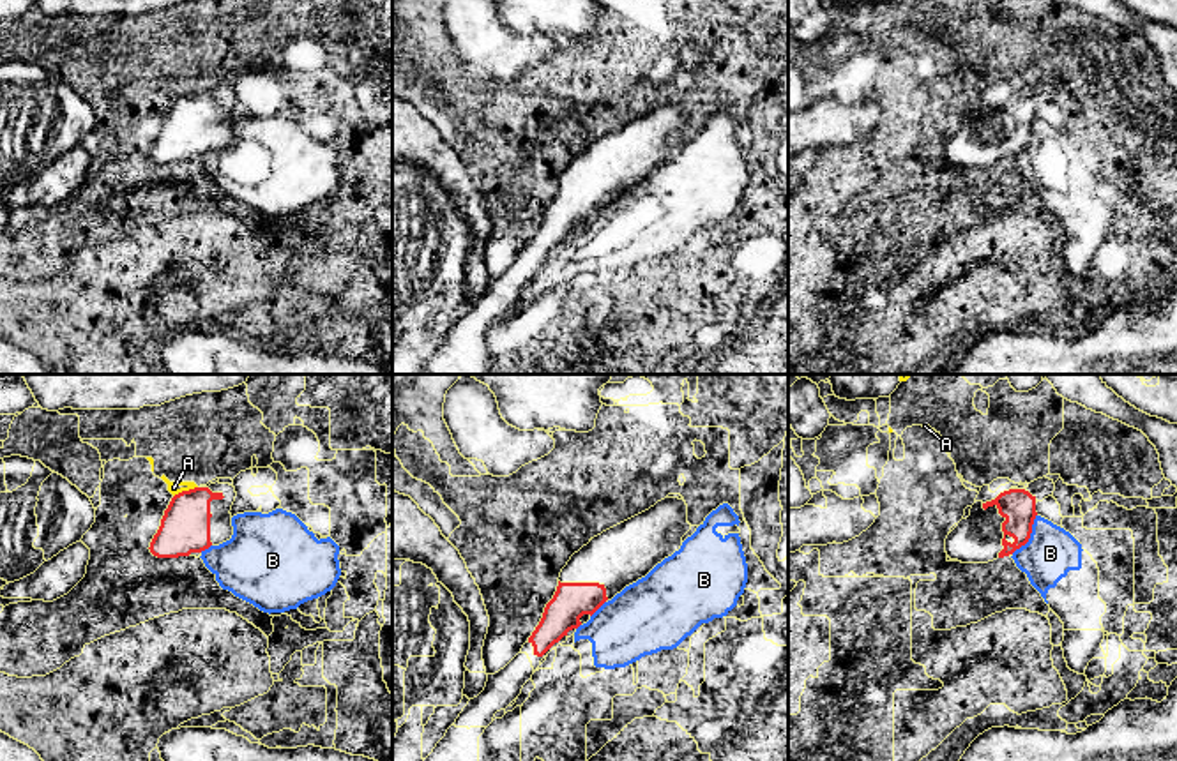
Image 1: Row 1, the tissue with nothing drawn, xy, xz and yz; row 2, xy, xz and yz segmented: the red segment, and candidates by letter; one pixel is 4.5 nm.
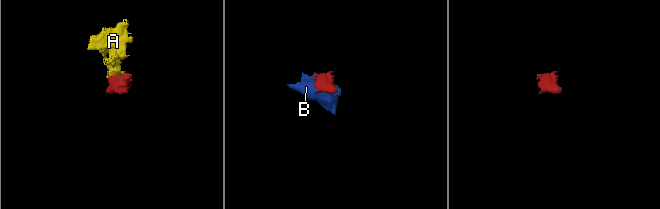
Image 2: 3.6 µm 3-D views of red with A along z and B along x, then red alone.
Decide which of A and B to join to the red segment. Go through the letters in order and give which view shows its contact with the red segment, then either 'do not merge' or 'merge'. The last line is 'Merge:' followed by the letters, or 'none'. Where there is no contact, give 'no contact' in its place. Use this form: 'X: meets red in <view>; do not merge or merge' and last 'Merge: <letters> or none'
A: meets red in xy; do not merge
B: meets red in yz; do not merge
Merge: none

